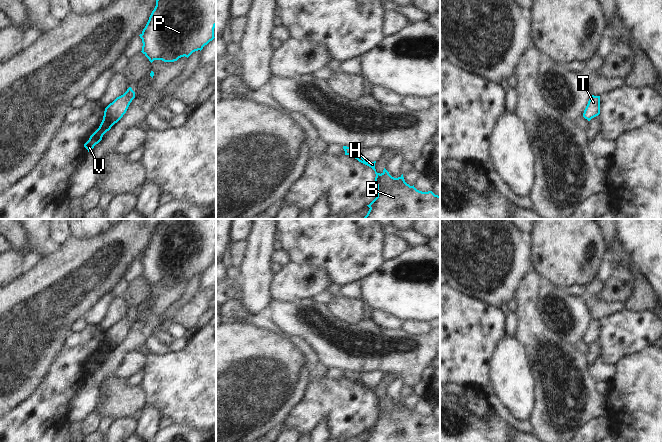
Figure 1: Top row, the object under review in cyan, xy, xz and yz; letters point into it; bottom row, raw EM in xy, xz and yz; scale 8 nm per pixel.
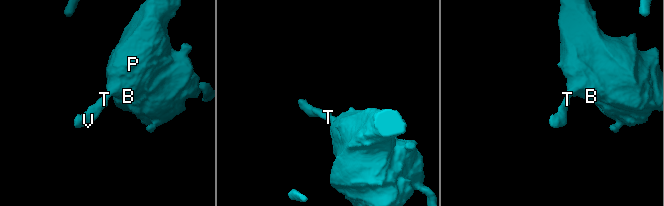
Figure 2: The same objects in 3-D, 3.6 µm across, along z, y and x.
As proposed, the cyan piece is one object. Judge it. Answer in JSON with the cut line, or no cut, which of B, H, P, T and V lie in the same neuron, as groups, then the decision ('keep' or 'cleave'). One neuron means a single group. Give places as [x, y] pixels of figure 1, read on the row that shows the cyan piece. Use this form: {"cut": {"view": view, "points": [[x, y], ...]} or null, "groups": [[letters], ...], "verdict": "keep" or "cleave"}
{"cut": null, "groups": [["B", "H", "P", "T", "V"]], "verdict": "keep"}

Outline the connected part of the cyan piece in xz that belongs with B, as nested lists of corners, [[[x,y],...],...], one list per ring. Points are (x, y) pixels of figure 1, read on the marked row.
[[[343,146],[343,149],[345,151],[345,155],[349,155],[357,159],[359,162],[371,167],[376,174],[375,182],[377,185],[377,197],[367,205],[370,209],[364,219],[440,219],[440,196],[435,195],[432,191],[422,192],[417,190],[414,185],[410,186],[405,182],[403,174],[398,178],[394,178],[385,168],[381,174],[377,173],[375,169],[376,161],[370,162],[365,160],[361,156],[360,149],[358,147],[351,148]]]

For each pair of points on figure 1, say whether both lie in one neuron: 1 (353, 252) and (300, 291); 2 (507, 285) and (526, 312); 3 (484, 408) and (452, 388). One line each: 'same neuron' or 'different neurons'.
1: different neurons
2: different neurons
3: same neuron

